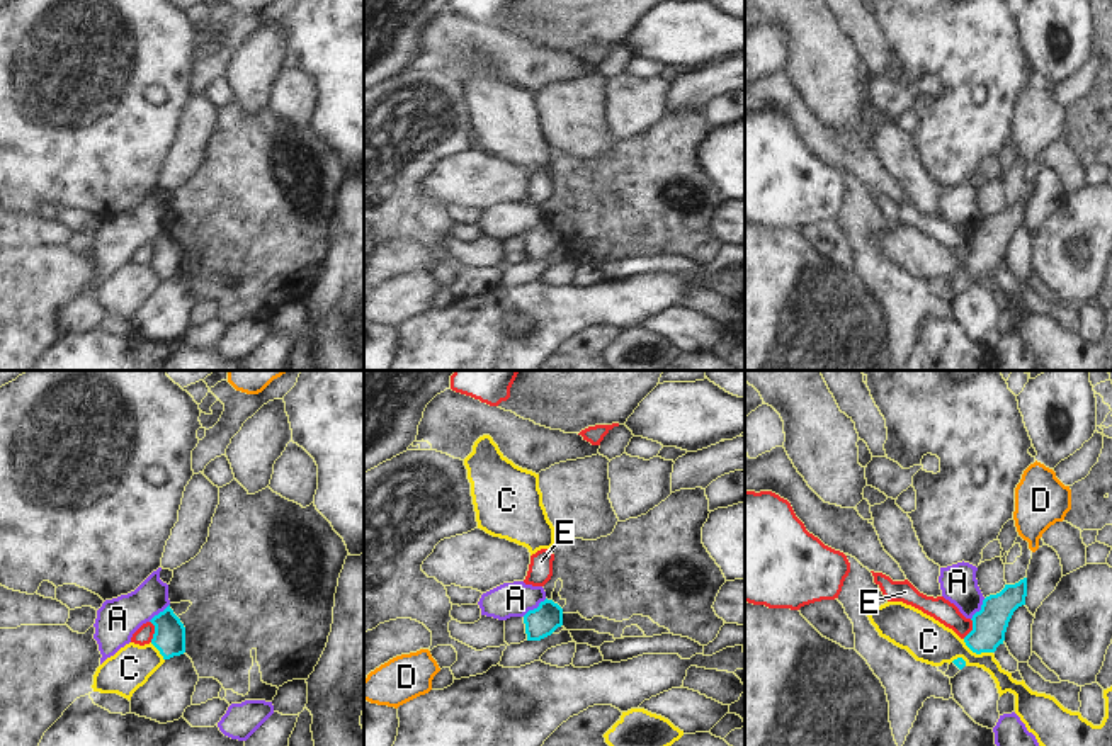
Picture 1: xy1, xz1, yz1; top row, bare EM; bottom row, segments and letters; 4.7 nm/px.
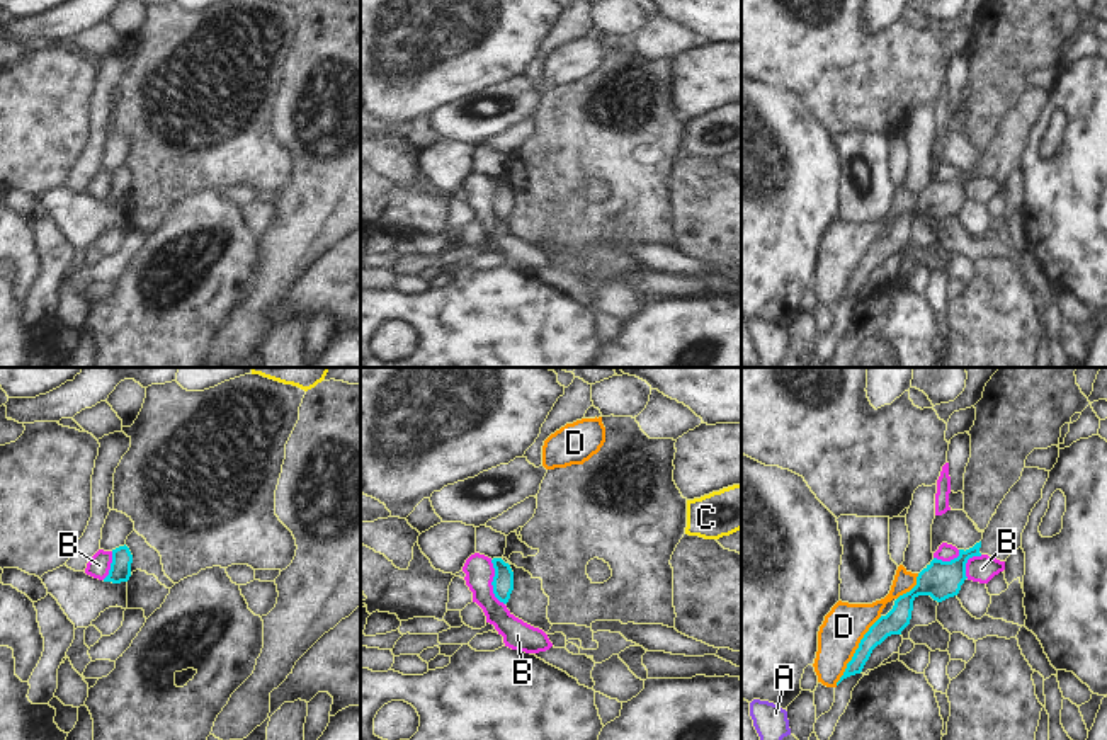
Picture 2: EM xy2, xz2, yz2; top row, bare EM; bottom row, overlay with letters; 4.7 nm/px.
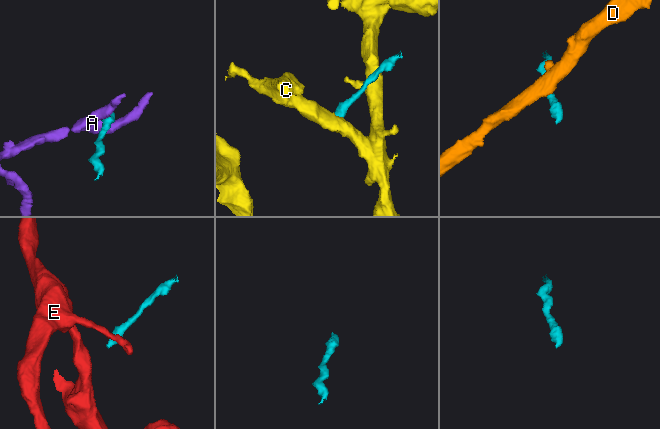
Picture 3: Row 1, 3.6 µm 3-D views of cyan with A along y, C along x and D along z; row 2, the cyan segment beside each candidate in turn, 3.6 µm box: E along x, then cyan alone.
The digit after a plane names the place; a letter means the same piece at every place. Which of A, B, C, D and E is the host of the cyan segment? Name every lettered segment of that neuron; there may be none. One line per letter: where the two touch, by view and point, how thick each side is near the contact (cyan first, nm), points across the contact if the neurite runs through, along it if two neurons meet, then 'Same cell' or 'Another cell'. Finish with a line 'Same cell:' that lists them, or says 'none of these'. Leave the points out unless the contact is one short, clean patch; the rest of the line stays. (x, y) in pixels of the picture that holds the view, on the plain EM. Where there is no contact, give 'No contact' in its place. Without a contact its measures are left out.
A: Touches cyan at xz1 (534, 228). Thickness 140 nm (cyan) against 160 nm. Boundary: xz1 (546, 218), (522, 235). Another cell
B: Touches cyan at xz2 (492, 201). Thickness 100 nm (cyan) against 140 nm. Boundary: xz2 (490, 179), (493, 187), (492, 211), (504, 223). Another cell
C: Touches cyan at yz1 (976, 272). Thickness 160 nm (cyan) against 200 nm. Boundary: yz1 (963, 259), (976, 272), (992, 272). Another cell
D: Touches cyan at yz2 (856, 269). Thickness 110 nm (cyan) against 200 nm. Another cell
E: Touches cyan at xy1 (155, 250). Thickness 150 nm (cyan) against 80 nm. Boundary: xy1 (150, 240), (153, 245), (152, 260). Another cell
Same cell: none of these.

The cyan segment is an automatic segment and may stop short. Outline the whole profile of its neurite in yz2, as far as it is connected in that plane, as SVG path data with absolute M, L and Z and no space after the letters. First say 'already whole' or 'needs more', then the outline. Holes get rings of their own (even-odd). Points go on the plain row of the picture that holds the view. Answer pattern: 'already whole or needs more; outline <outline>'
needs more; outline M1024 87L1020 99L1010 107L996 133L983 151L983 158L969 168L959 168L959 175L951 180L934 177L917 196L917 204L894 219L893 228L881 235L864 253L852 279L837 305L855 293L860 293L872 269L891 253L901 253L910 243L913 219L918 214L930 214L942 221L959 213L966 196L966 182L973 175L988 174L1000 180L1022 167L1022 151L1036 122L1042 117L1042 107L1049 90Z

